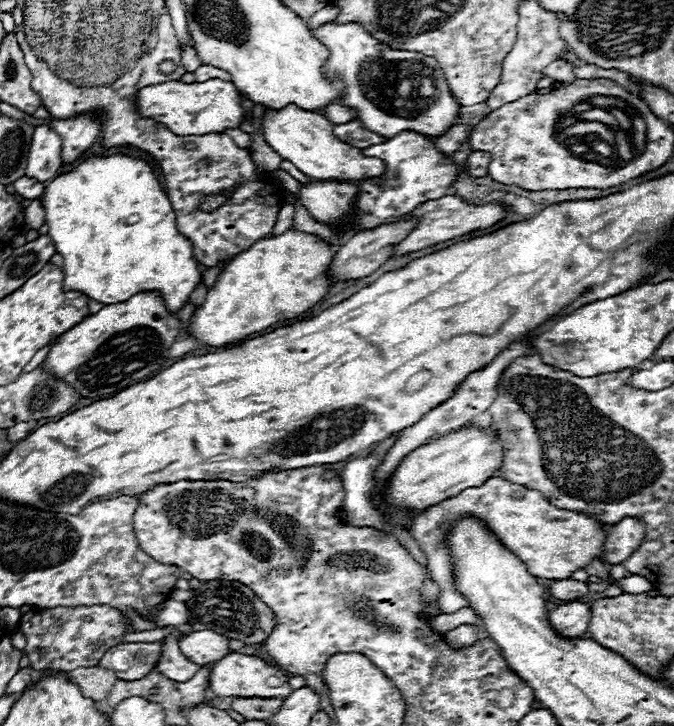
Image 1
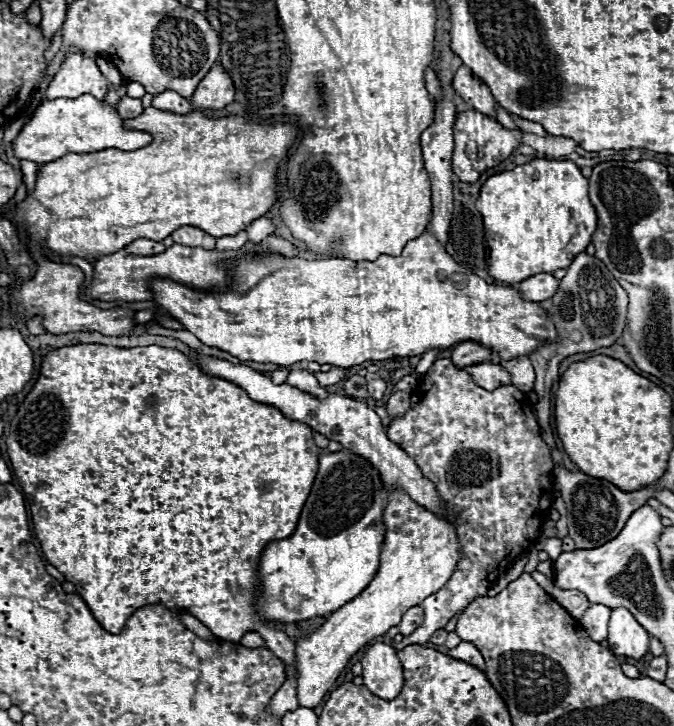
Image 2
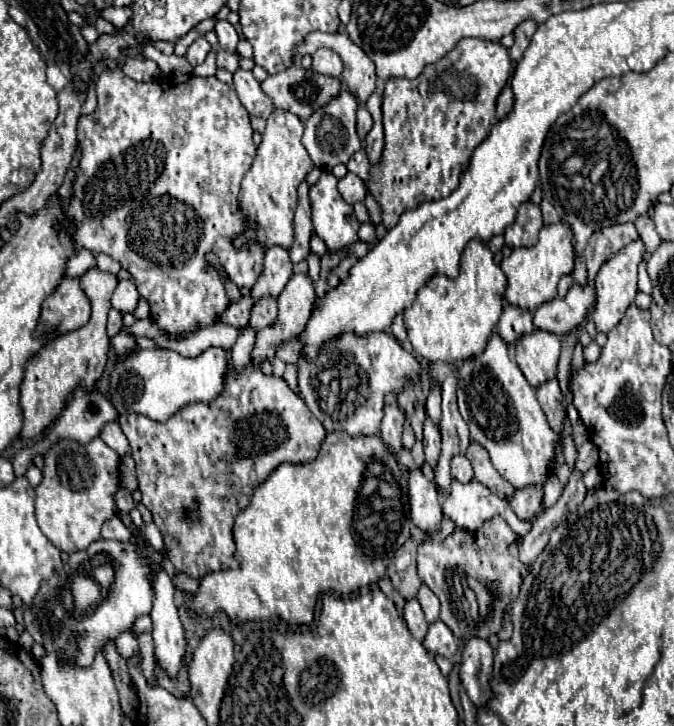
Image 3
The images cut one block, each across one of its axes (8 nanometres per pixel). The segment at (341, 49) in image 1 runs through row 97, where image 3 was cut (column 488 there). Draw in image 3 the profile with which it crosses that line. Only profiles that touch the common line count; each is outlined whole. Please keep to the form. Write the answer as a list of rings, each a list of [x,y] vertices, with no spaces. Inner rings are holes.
[[[498,332],[490,336],[480,356],[472,356],[458,364],[458,380],[458,408],[470,428],[470,438],[488,450],[500,476],[516,488],[542,484],[554,466],[554,440],[562,438],[562,434],[556,434],[548,426],[534,396],[534,388],[510,358],[508,344]]]

